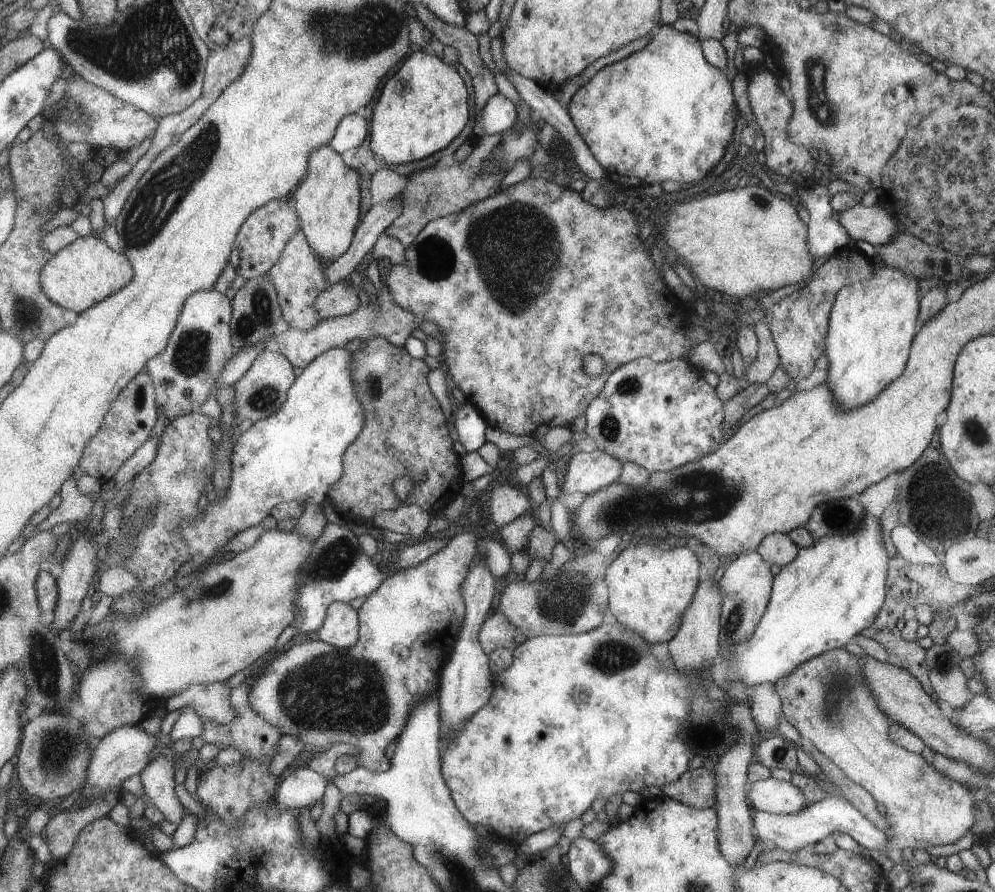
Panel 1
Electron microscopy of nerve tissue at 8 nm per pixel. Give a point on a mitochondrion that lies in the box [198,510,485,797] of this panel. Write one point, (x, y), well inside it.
(338, 692)

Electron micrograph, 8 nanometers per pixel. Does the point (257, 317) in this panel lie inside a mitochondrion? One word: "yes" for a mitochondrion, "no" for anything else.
yes

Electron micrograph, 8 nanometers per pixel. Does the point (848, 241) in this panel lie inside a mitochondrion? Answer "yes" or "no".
no

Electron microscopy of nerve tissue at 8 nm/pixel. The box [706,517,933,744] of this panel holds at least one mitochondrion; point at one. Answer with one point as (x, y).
(836, 682)

